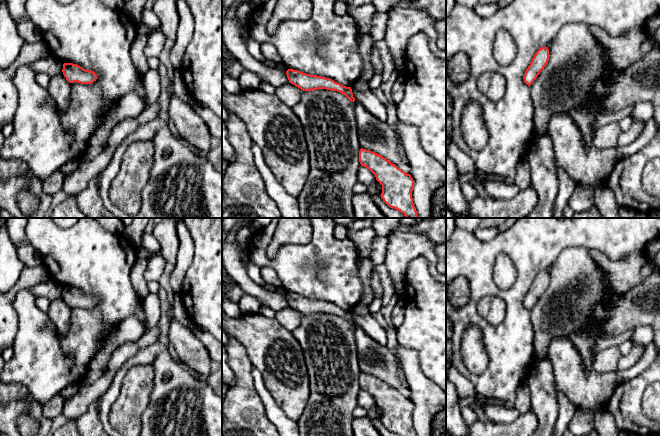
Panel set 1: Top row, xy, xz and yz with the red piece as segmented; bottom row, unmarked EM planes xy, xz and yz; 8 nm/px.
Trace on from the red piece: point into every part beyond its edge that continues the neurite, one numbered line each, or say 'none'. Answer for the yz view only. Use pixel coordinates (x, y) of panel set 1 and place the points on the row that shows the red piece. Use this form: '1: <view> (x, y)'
none

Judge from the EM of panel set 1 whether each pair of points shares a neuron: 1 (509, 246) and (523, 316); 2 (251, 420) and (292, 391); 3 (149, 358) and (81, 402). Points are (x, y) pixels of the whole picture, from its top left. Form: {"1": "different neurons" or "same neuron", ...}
{"1": "same neuron", "2": "different neurons", "3": "different neurons"}

